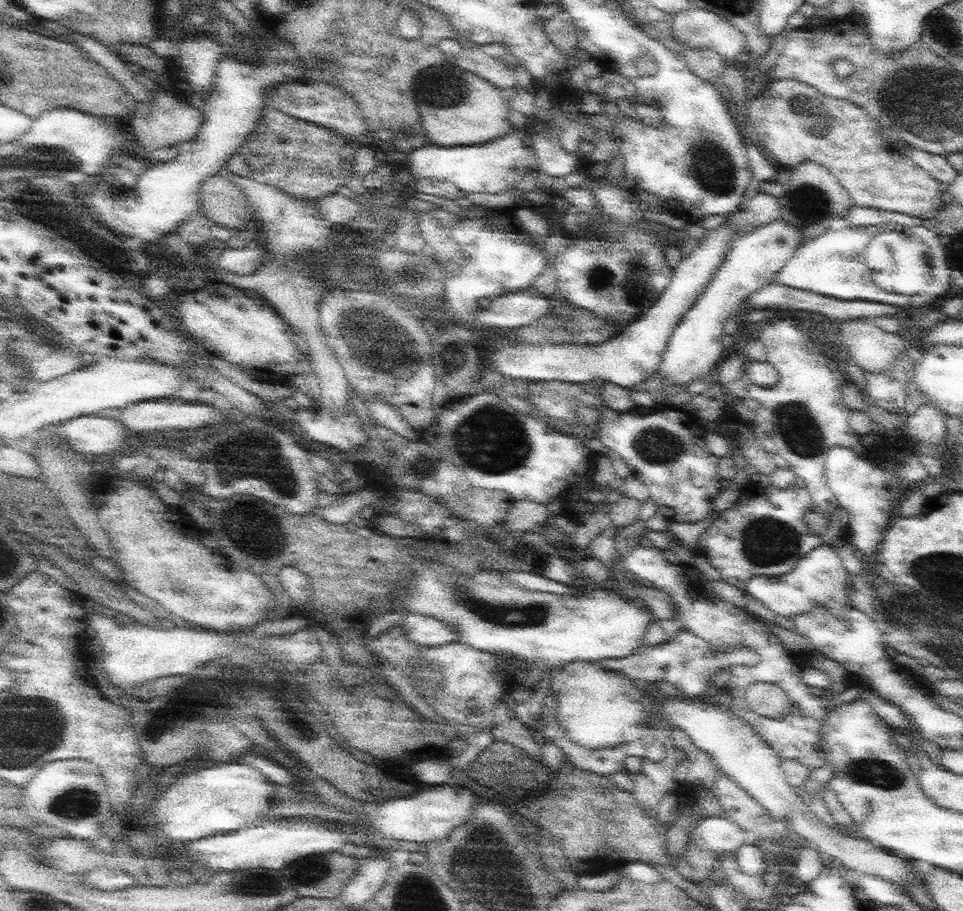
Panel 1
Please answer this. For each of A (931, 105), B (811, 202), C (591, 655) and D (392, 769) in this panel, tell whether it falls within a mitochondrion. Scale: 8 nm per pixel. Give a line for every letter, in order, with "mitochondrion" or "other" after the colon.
A: mitochondrion
B: mitochondrion
C: other
D: other

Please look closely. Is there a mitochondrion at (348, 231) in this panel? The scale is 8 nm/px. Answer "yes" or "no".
no

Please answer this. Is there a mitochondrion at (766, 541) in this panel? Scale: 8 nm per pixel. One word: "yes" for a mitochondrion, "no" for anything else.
yes

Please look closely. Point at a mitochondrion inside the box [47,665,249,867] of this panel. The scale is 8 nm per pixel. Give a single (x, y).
(74, 803)

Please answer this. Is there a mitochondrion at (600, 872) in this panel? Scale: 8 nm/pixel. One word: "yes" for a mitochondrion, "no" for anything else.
no

